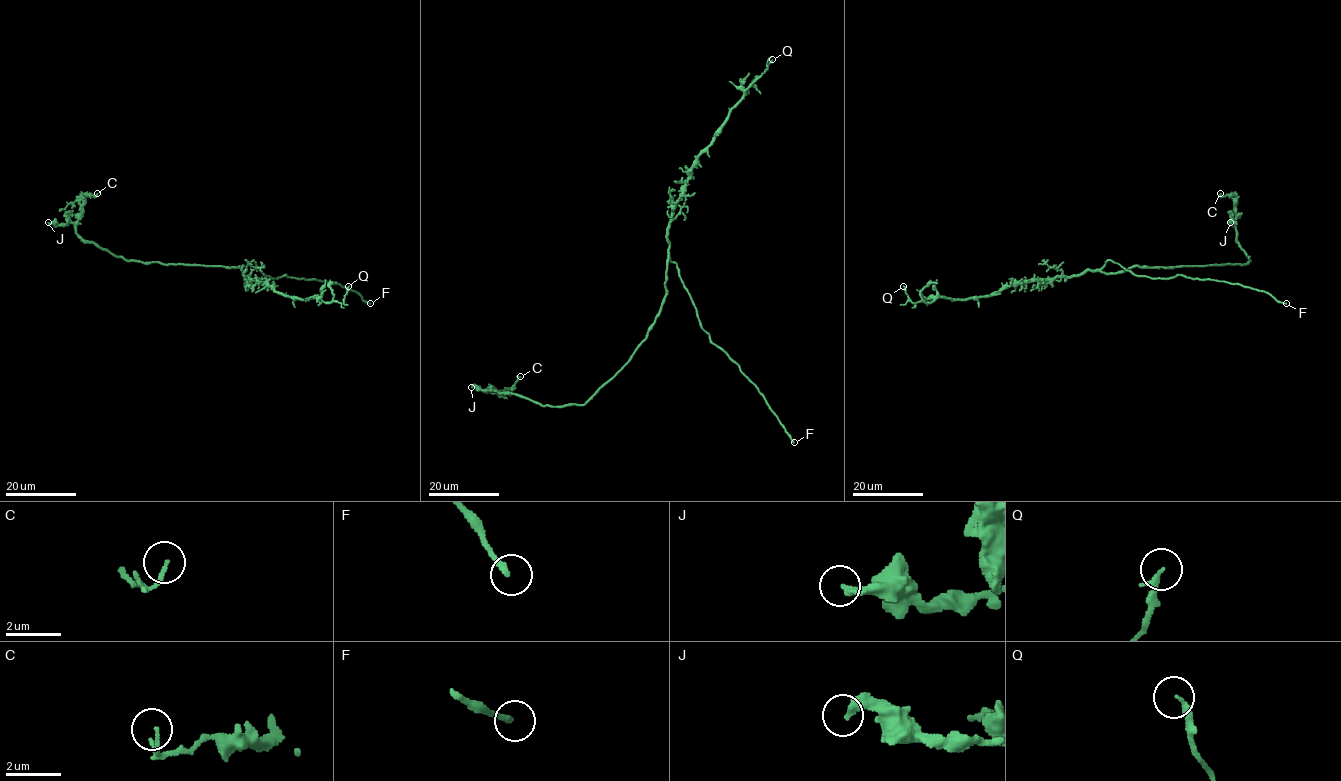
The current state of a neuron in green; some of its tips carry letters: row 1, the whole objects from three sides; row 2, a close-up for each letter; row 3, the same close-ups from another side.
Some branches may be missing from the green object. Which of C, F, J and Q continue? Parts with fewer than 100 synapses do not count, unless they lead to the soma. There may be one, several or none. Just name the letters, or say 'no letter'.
F

